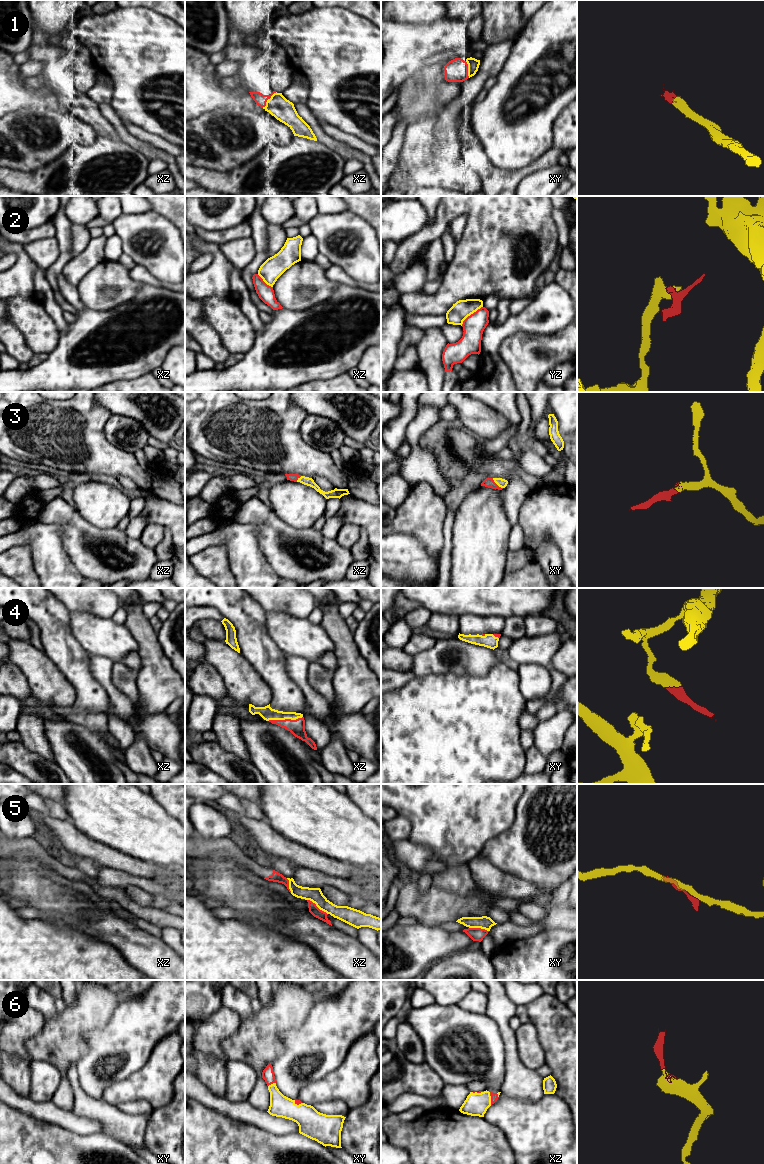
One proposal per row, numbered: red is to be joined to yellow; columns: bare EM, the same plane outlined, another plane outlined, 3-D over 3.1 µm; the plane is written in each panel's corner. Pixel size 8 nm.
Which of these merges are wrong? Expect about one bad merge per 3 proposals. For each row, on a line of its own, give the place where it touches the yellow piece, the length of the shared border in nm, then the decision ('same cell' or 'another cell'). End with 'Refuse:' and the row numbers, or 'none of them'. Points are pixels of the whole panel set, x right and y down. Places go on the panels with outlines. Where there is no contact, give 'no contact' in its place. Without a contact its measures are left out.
1: meets yellow in xz at (267, 100); contact 170 nm long; same cell
2: meets yellow in yz at (470, 314); contact 240 nm long; another cell
3: meets yellow in xy at (497, 484); contact 120 nm long; same cell
4: meets yellow in xz at (285, 718); contact 280 nm long; same cell
5: meets yellow in xz at (317, 906); contact 200 nm long; another cell
6: meets yellow in xz at (490, 1098); contact 110 nm long; same cell
Refuse: 2, 5

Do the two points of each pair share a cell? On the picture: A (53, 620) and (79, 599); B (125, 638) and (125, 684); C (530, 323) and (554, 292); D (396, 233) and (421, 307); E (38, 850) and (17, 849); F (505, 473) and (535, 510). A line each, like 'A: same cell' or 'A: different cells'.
A: different cells
B: different cells
C: same cell
D: different cells
E: same cell
F: different cells

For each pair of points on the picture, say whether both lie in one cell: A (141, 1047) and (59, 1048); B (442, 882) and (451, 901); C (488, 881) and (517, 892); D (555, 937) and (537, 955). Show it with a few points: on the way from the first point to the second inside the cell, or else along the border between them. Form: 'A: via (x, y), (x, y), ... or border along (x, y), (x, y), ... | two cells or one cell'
A: border along (102, 1028), (84, 1035), (88, 1050), (75, 1064) | two cells
B: border along (432, 882), (447, 890), (469, 896) | two cells
C: via (495, 881), (510, 886) | one cell
D: via (549, 943), (547, 945), (539, 945), (538, 949) | one cell

